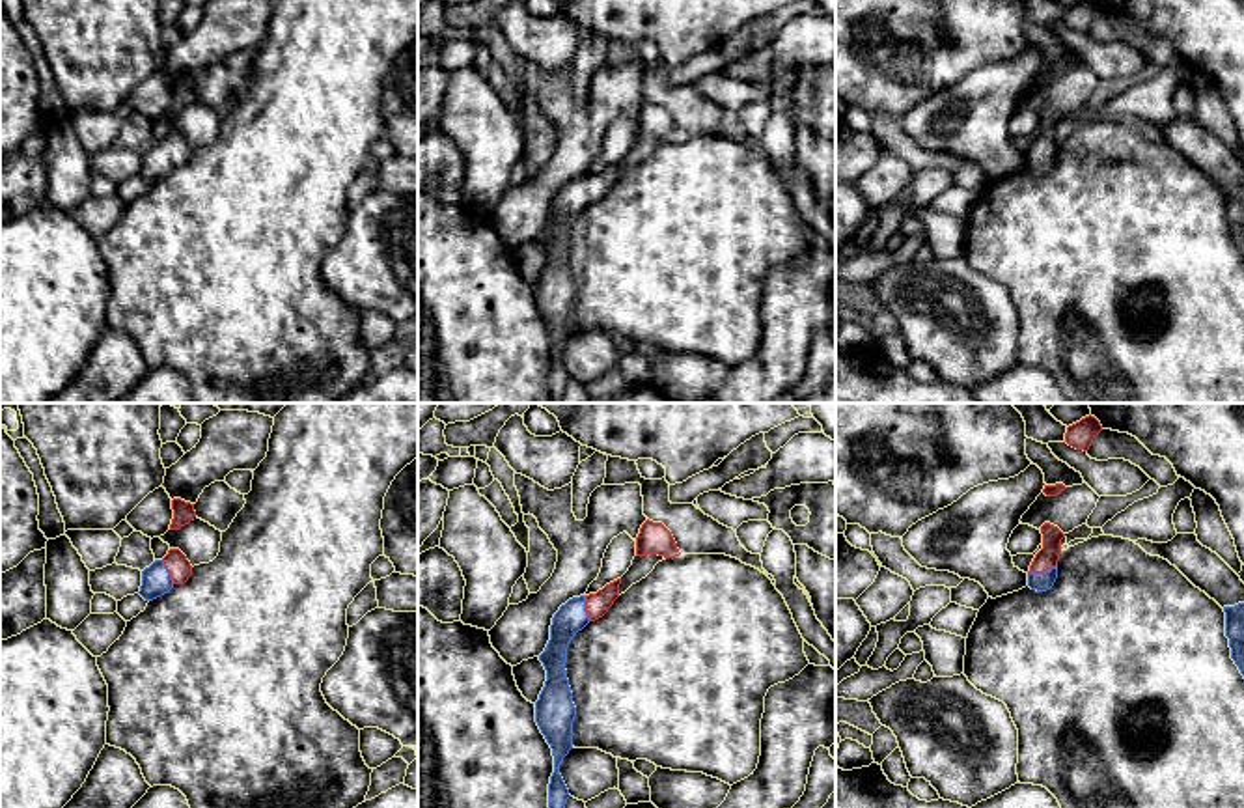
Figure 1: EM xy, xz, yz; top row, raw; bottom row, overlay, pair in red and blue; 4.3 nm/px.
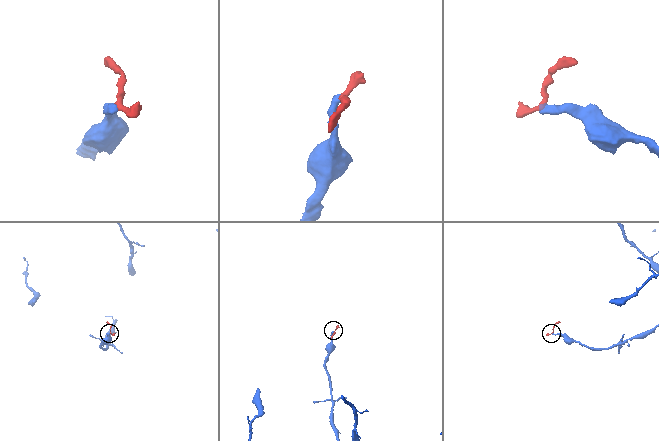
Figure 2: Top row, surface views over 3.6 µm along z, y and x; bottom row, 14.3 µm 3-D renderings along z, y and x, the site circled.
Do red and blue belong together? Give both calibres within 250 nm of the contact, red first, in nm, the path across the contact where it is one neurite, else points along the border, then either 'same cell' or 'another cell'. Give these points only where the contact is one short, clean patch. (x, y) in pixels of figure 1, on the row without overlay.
calibres 90 and 80 nm; way yz (1047, 140), (1041, 153), (1036, 163); same cell

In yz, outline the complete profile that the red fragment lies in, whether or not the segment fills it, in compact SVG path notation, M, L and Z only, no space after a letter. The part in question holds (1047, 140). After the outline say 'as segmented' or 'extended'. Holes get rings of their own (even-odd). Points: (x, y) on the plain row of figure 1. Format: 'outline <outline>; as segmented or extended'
outline M1044 104L1041 108L1041 116L1043 131L1035 136L1030 147L1028 168L1037 174L1046 174L1057 160L1057 142L1061 136L1061 121L1065 119L1065 116L1050 104Z; extended

